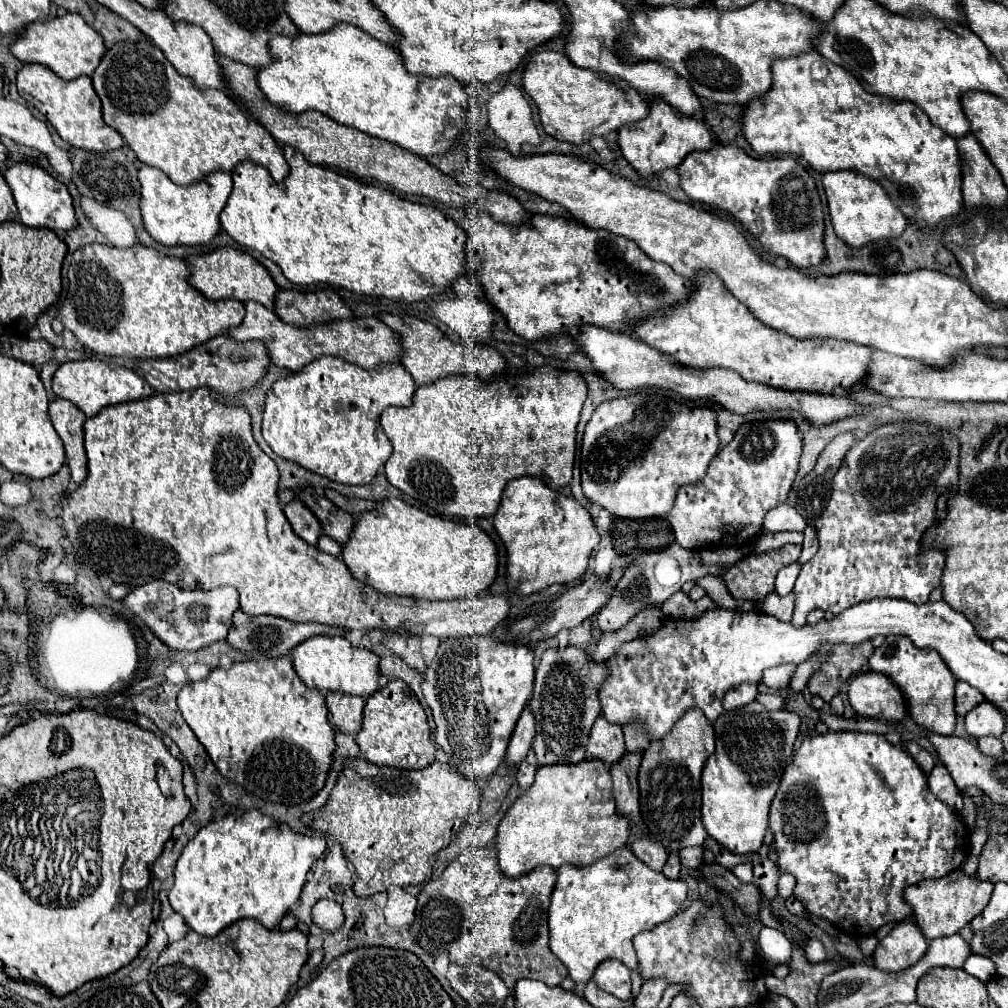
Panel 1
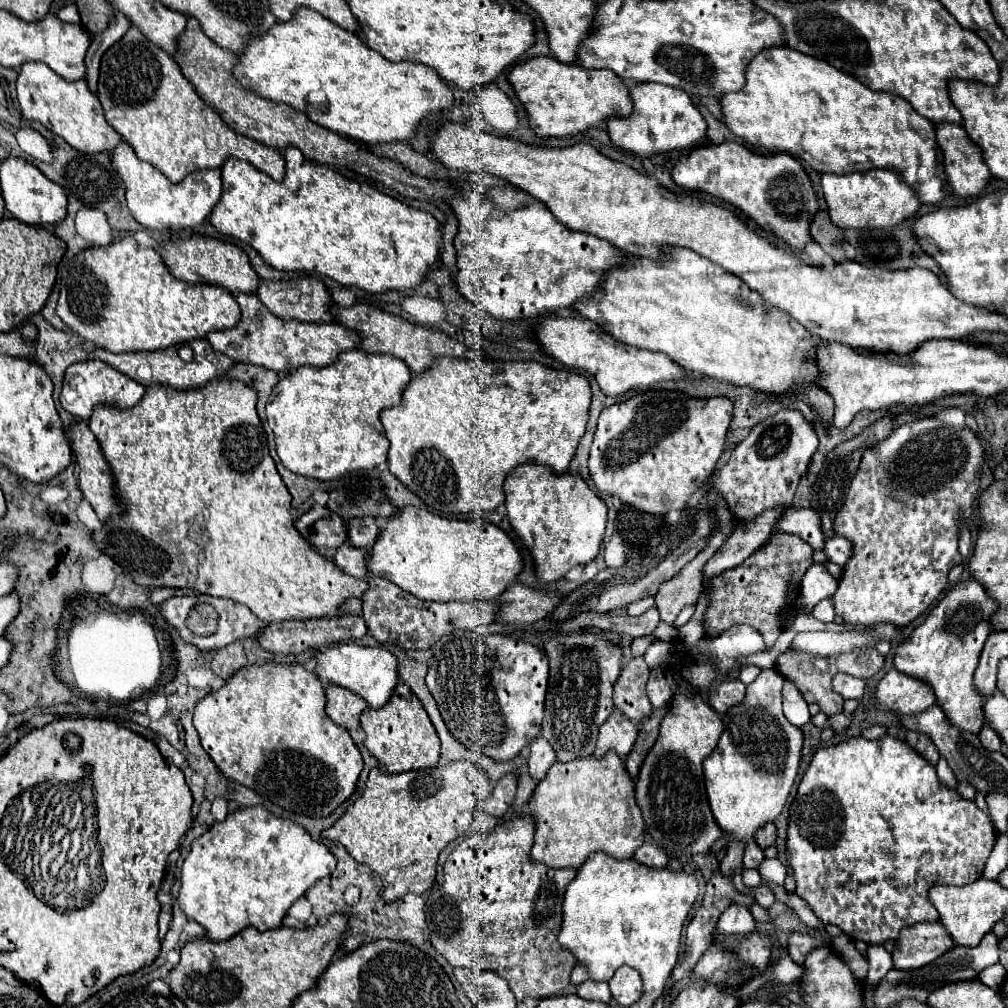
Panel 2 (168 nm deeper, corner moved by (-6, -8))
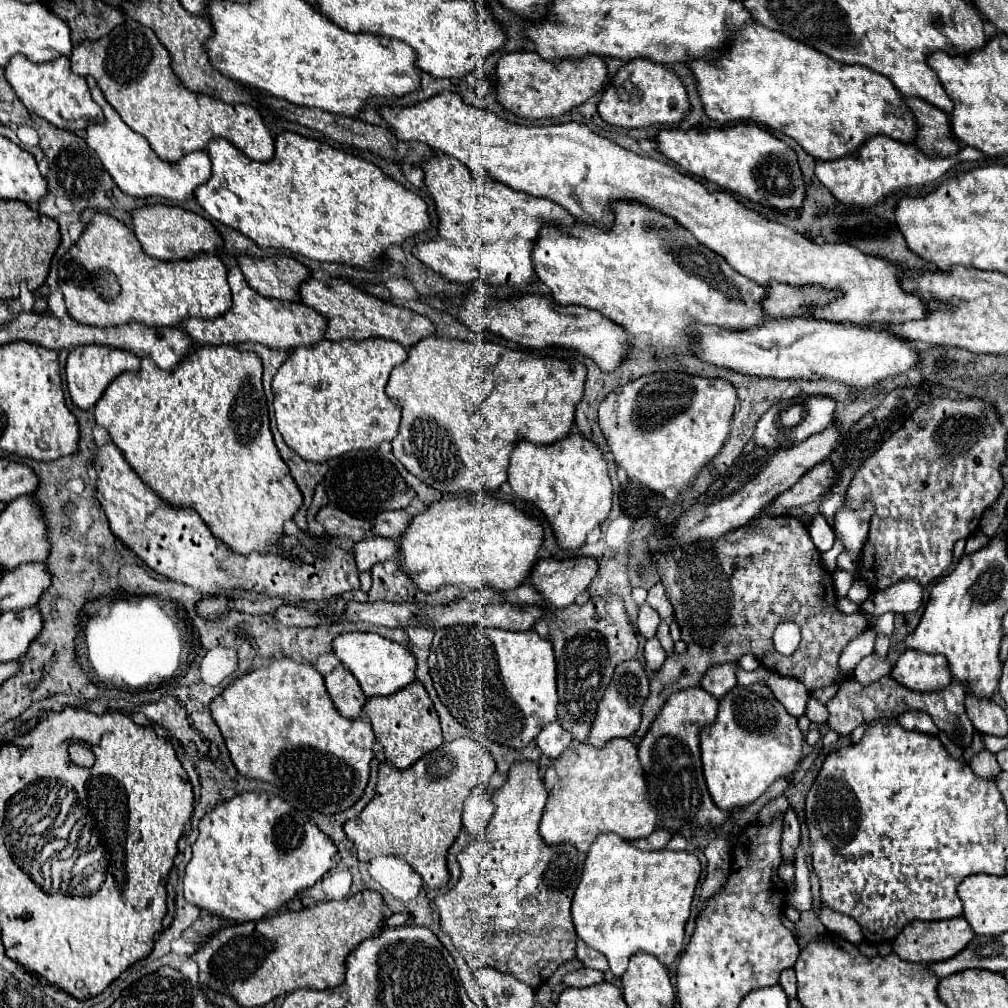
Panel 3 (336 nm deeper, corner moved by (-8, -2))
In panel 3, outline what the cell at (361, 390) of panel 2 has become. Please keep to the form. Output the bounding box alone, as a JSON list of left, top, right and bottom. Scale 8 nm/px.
[272,339,406,463]

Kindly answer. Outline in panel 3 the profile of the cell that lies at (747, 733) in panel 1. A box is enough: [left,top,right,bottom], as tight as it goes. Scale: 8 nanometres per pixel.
[700,683,804,811]

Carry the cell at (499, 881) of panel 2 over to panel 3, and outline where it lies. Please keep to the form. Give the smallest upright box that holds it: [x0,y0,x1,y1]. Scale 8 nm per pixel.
[432,761,586,989]

